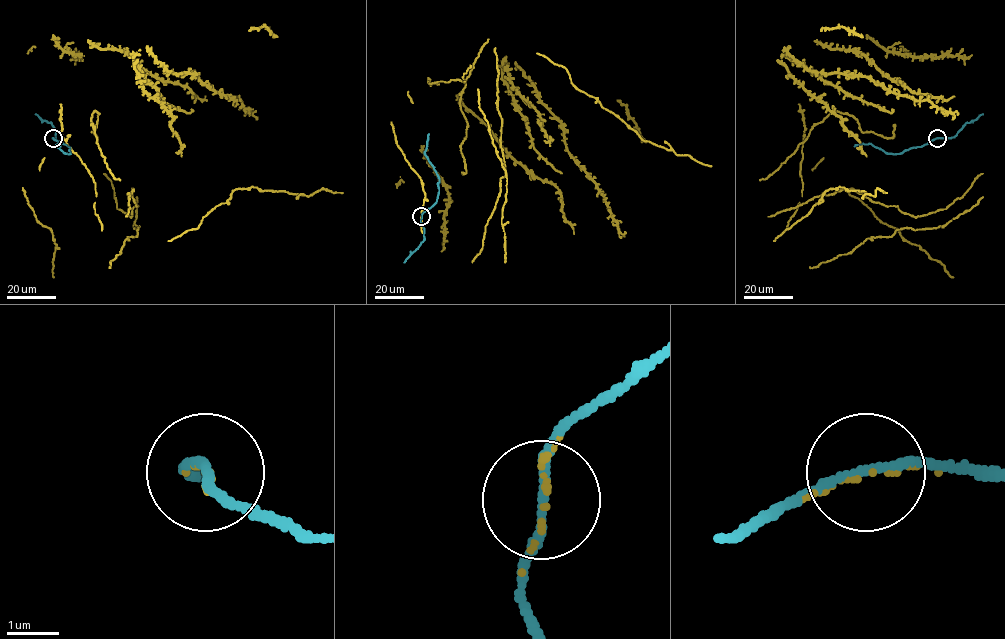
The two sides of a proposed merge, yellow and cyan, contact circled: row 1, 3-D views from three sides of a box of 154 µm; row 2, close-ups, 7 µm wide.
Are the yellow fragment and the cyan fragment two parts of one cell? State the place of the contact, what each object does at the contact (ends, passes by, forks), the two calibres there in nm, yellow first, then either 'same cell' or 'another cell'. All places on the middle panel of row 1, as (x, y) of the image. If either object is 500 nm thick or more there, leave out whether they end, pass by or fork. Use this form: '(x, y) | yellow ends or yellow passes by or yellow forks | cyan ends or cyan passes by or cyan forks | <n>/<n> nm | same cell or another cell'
(421, 216) | yellow ends | cyan passes by | 70/160 nm | same cell

